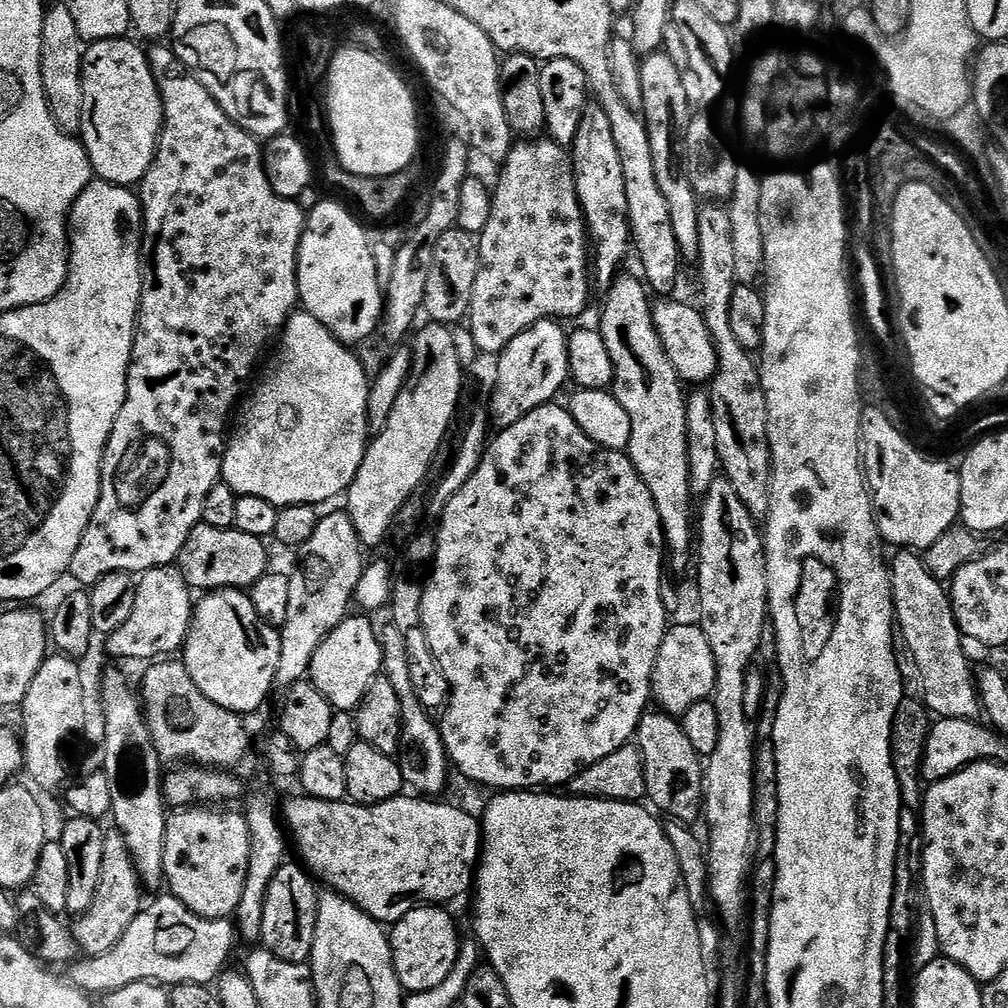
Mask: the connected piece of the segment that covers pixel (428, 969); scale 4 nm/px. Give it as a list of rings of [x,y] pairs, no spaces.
[[[440,906],[412,908],[391,925],[392,968],[405,993],[434,990],[434,986],[442,986],[450,970],[454,970],[462,945],[456,938],[456,924],[451,914],[444,910]]]

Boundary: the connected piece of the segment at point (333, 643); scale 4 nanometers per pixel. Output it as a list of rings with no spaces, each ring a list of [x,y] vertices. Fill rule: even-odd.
[[[364,614],[349,615],[332,631],[322,644],[318,646],[308,666],[310,683],[326,697],[333,709],[341,712],[351,713],[358,707],[364,697],[364,692],[370,686],[370,682],[374,682],[374,678],[381,675],[384,666],[384,645],[378,632],[376,636],[376,632],[372,629],[372,624],[368,620],[371,619]]]

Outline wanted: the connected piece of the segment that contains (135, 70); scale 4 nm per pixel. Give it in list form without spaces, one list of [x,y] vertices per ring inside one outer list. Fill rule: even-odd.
[[[121,38],[119,40],[98,40],[87,45],[84,53],[84,65],[82,66],[82,126],[80,127],[78,136],[84,145],[84,149],[88,152],[88,157],[92,163],[93,173],[99,179],[105,180],[108,184],[116,184],[119,188],[132,188],[139,185],[143,180],[146,170],[150,170],[152,159],[156,153],[156,143],[160,141],[160,128],[164,124],[164,107],[162,106],[162,98],[160,97],[160,87],[156,85],[157,73],[152,71],[148,64],[148,57],[145,49],[132,38]]]

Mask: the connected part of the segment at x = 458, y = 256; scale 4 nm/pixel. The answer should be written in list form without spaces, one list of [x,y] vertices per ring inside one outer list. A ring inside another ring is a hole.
[[[455,227],[446,230],[434,246],[434,256],[430,262],[430,272],[426,278],[423,311],[427,319],[437,324],[453,326],[465,319],[474,294],[474,282],[480,269],[480,246],[477,237]]]

